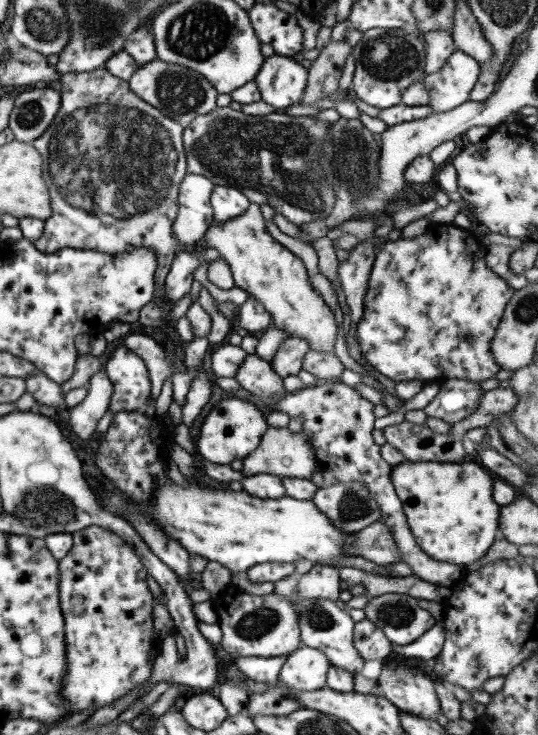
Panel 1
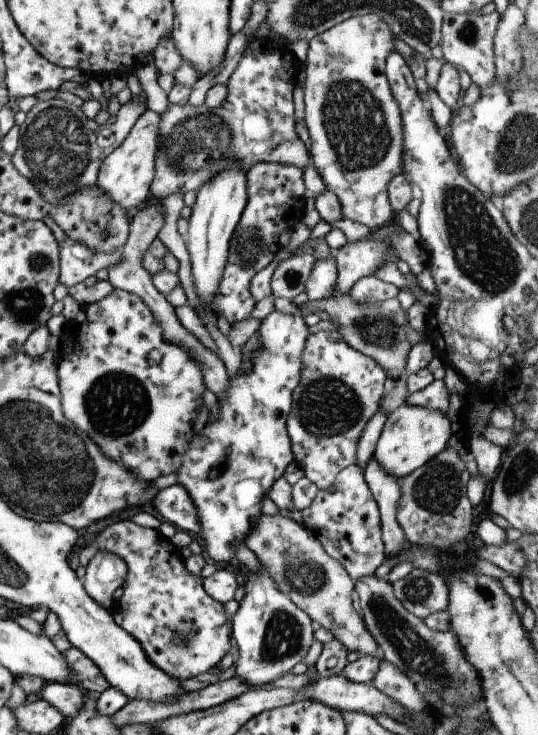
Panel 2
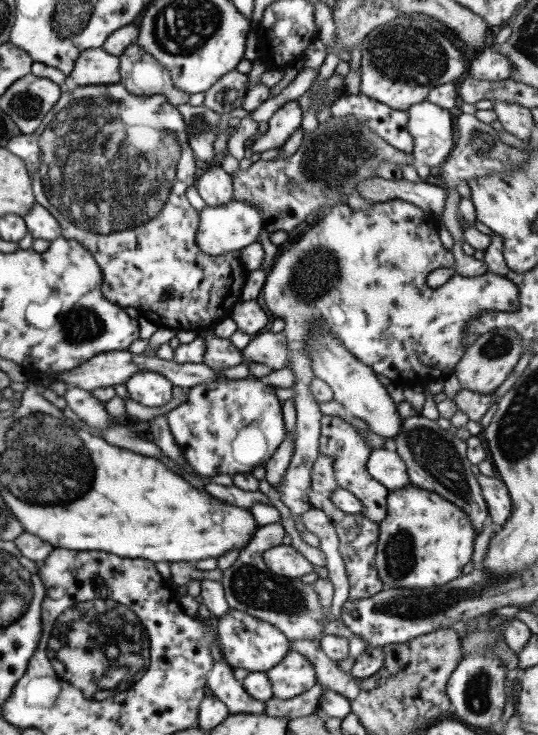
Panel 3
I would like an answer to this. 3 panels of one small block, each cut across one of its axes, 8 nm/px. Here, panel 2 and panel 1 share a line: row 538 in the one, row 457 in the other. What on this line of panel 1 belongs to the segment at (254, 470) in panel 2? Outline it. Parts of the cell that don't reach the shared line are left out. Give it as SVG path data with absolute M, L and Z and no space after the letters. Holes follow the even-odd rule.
M225 397L203 419L199 436L194 441L197 457L216 465L229 465L232 460L242 460L257 448L266 426L266 416L254 404Z

